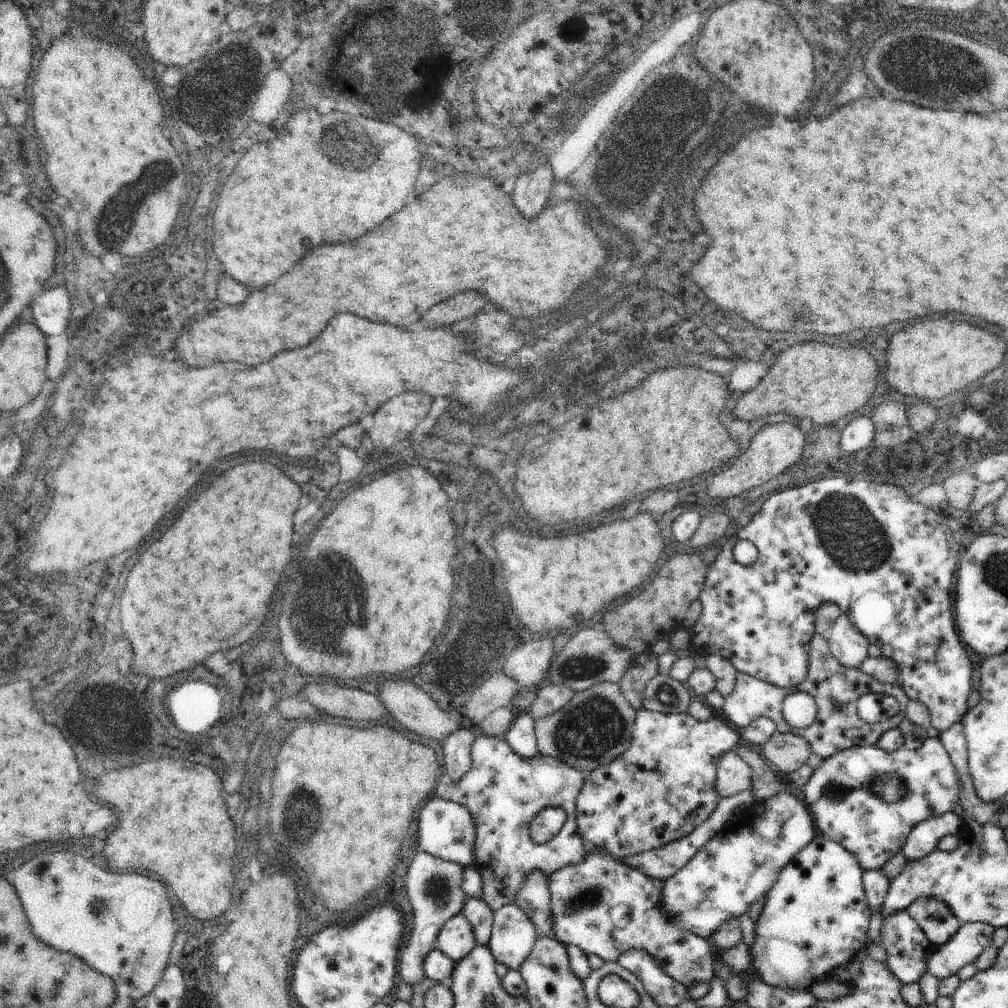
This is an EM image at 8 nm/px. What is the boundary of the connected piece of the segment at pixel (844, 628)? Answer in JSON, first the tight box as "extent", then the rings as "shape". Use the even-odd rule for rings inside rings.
{"extent":[827,616,871,670],"shape":[[[839,616],[833,626],[829,628],[827,636],[829,654],[837,660],[839,666],[849,670],[859,670],[861,662],[869,658],[867,648],[871,646],[865,636],[861,636],[855,626],[847,620],[847,616]]]}

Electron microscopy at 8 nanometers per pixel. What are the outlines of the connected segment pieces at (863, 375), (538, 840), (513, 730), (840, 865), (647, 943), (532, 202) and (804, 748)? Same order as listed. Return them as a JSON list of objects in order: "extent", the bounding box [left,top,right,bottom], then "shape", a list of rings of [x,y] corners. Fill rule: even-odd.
[{"extent":[729,342,877,428],"shape":[[[801,342],[783,350],[767,368],[761,382],[741,396],[729,412],[733,420],[757,422],[773,414],[803,420],[813,428],[825,428],[859,410],[877,386],[877,362],[863,348],[839,348],[817,342]]]},{"extent":[529,806,565,844],"shape":[[[543,806],[529,824],[529,836],[535,844],[545,844],[555,838],[561,826],[565,824],[565,810],[561,806]]]},{"extent":[505,712,541,758],"shape":[[[523,712],[517,716],[517,720],[513,722],[513,726],[509,728],[509,732],[505,734],[505,742],[509,744],[509,748],[513,750],[513,754],[517,754],[519,758],[537,758],[541,756],[537,750],[537,740],[535,740],[535,730],[533,730],[533,718],[529,716],[529,712]]]},{"extent":[749,836,869,990],"shape":[[[815,836],[809,846],[799,850],[781,870],[775,886],[767,894],[765,908],[761,910],[755,924],[755,944],[749,950],[753,968],[759,972],[761,982],[787,988],[807,990],[813,980],[819,980],[831,968],[843,966],[851,958],[861,958],[865,950],[865,934],[869,924],[869,906],[863,890],[863,870],[859,868],[853,854],[849,854],[837,842],[823,836]]]},{"extent":[547,850,715,988],"shape":[[[591,850],[583,856],[583,860],[575,864],[561,866],[549,874],[547,890],[549,890],[549,916],[551,916],[551,932],[557,932],[557,940],[563,946],[577,946],[587,956],[597,956],[603,962],[617,962],[621,954],[625,954],[631,948],[645,948],[659,964],[667,970],[671,978],[681,982],[685,988],[691,984],[697,984],[697,980],[705,980],[711,984],[713,972],[713,956],[715,948],[709,940],[699,938],[697,934],[683,930],[683,926],[677,926],[677,920],[671,918],[665,912],[665,906],[661,902],[665,880],[651,878],[643,874],[641,870],[601,852]]]},{"extent":[513,164,553,218],"shape":[[[539,164],[539,168],[535,168],[533,172],[523,170],[521,176],[515,178],[515,186],[513,186],[513,206],[515,210],[523,216],[523,218],[535,218],[537,212],[545,210],[549,204],[549,192],[553,190],[553,166],[551,164]]]},{"extent":[761,732,811,778],"shape":[[[773,732],[769,740],[761,744],[761,752],[767,764],[771,764],[781,778],[799,770],[811,756],[811,748],[805,738],[781,732]]]}]

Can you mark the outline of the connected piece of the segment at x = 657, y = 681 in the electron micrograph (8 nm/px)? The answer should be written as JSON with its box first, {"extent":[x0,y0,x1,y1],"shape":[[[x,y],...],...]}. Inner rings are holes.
{"extent":[637,674,693,714],"shape":[[[659,674],[645,684],[637,702],[647,712],[683,714],[687,712],[687,704],[691,696],[693,694],[687,690],[685,684],[669,678],[669,674]]]}

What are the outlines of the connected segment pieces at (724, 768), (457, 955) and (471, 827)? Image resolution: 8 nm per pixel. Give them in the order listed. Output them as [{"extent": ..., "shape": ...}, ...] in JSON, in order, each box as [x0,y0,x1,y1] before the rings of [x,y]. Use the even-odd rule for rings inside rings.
[{"extent":[713,748,751,800],"shape":[[[735,748],[725,750],[717,760],[717,770],[713,776],[713,790],[719,800],[733,798],[751,788],[751,770],[737,756]]]},{"extent":[437,914,477,964],"shape":[[[463,914],[453,916],[447,920],[437,936],[437,950],[445,954],[453,964],[461,962],[473,948],[477,946],[473,926]]]},{"extent":[417,798,475,868],"shape":[[[433,798],[429,800],[421,814],[417,816],[417,852],[427,852],[435,858],[441,858],[445,862],[455,862],[461,864],[463,868],[473,866],[475,862],[475,824],[469,814],[469,810],[461,804],[455,804],[451,800],[443,798]]]}]

